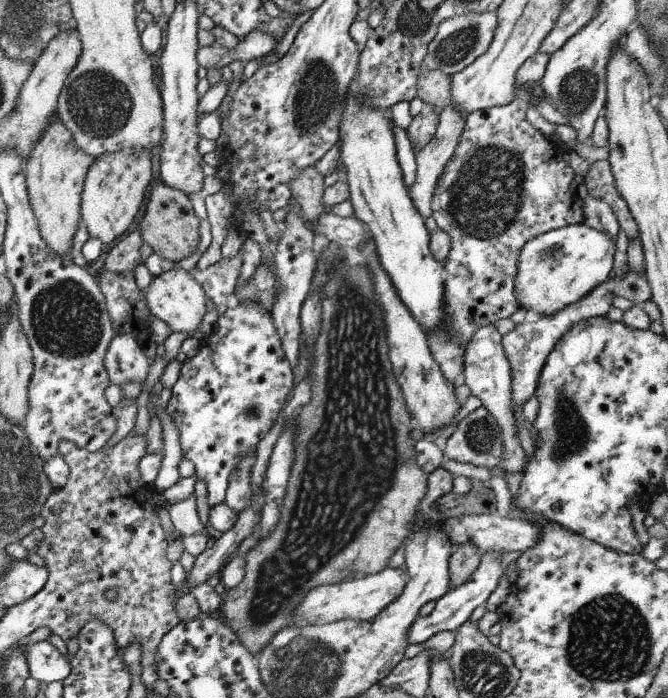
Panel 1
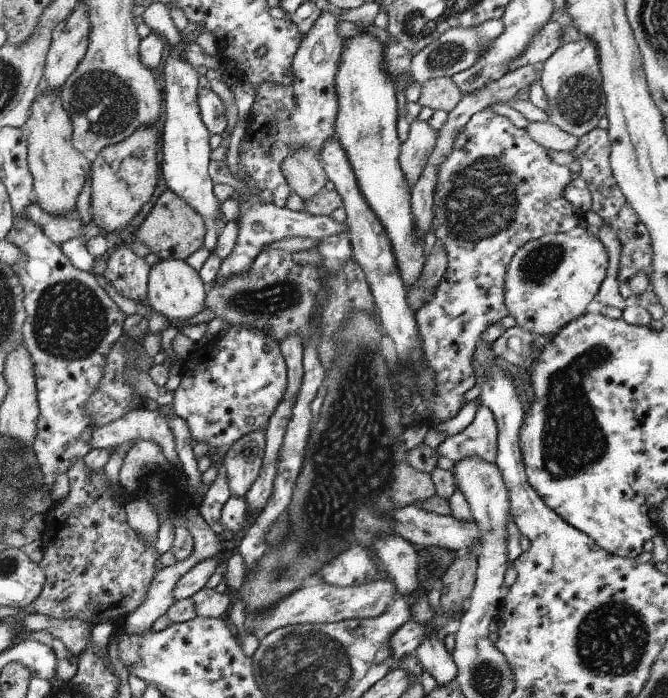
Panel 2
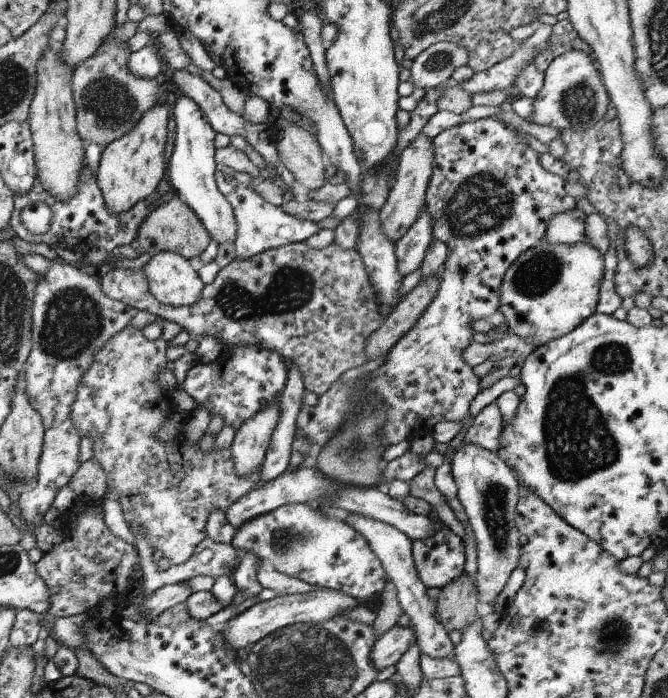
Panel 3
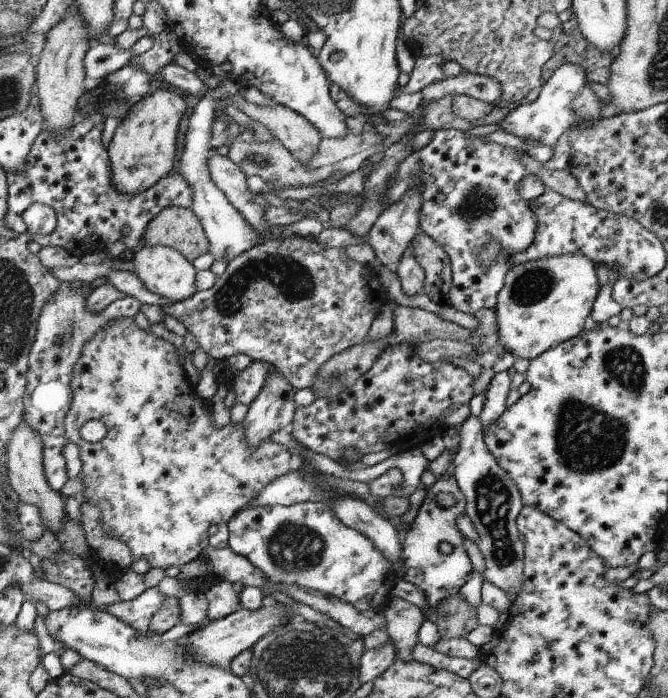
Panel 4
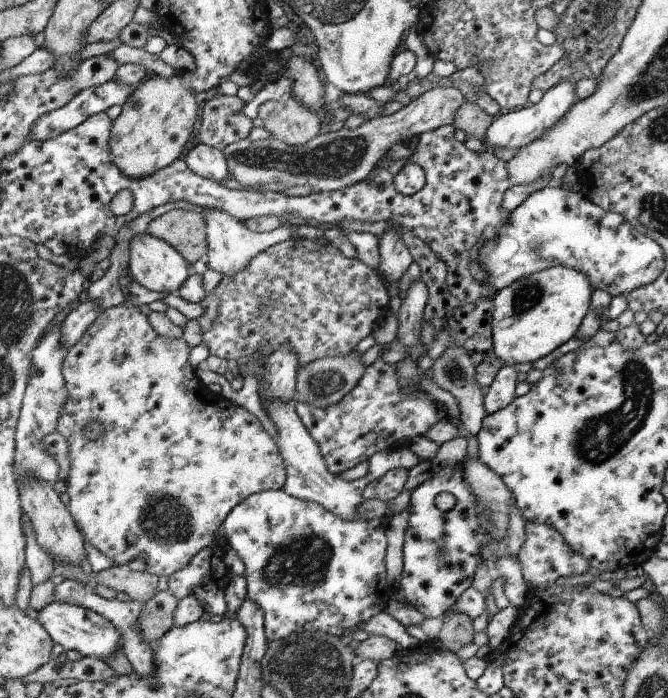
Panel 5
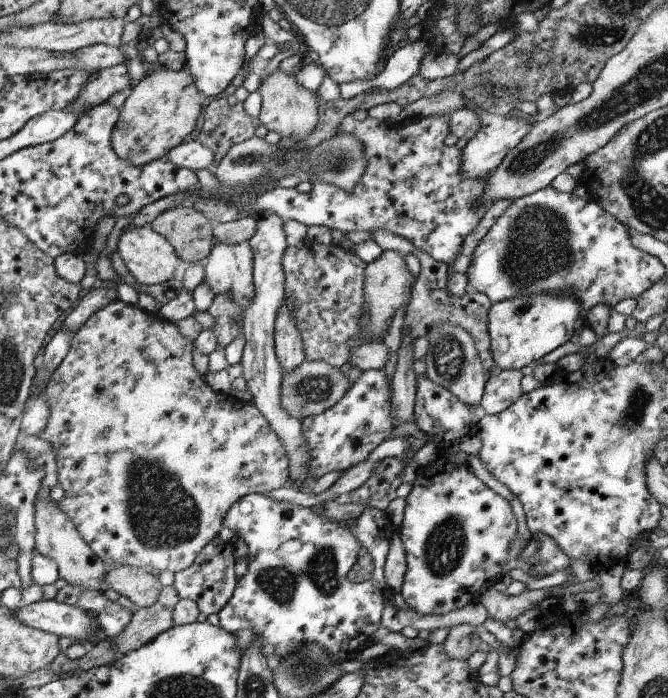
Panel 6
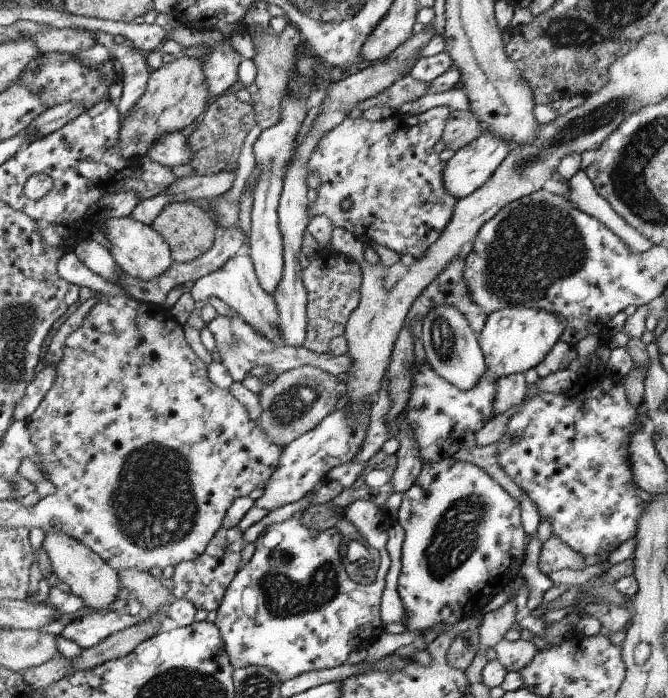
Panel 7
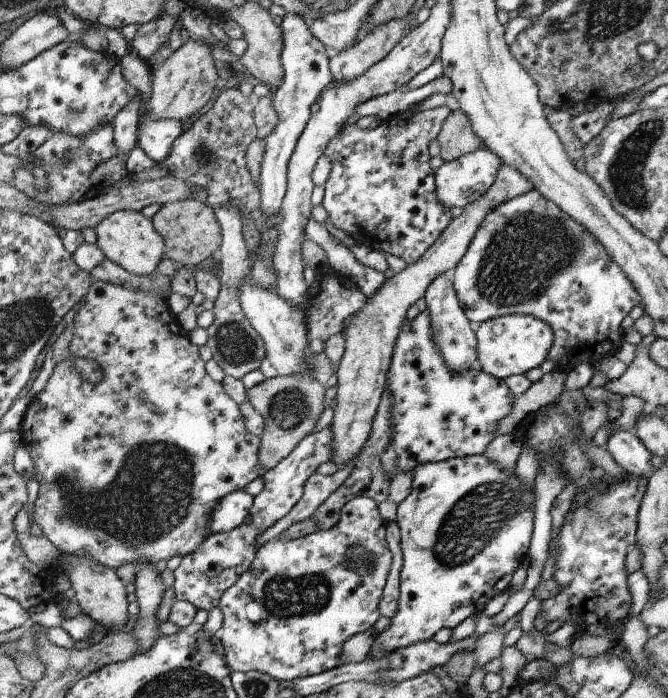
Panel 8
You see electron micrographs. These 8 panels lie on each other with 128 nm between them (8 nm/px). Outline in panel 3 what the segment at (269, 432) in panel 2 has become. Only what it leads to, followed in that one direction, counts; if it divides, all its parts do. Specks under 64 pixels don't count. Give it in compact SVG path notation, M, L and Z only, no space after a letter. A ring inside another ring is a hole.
M290 366L287 370L288 378L282 391L280 400L280 420L274 428L274 434L268 450L265 454L264 462L260 466L260 484L278 478L282 472L290 466L292 442L296 433L296 420L298 412L303 406L302 398L306 393L302 374L298 366Z

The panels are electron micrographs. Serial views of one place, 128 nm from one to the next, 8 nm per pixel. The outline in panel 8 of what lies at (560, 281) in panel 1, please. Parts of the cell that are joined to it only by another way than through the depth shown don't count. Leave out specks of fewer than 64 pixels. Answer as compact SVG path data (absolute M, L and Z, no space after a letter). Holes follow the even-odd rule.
M518 314L501 316L481 322L475 335L477 340L476 356L478 356L481 370L500 380L505 380L512 375L525 375L529 370L540 367L543 361L547 359L547 354L553 346L554 339L553 331L548 323L544 323L531 315Z

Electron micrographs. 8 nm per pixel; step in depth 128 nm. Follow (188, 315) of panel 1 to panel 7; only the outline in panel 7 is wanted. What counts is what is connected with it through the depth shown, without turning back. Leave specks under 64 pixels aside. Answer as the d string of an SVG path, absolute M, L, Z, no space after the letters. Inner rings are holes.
M131 216L112 217L102 224L102 232L112 245L109 252L116 265L132 279L148 282L159 278L160 274L166 273L173 266L171 249L166 239L161 237L151 225L146 225Z

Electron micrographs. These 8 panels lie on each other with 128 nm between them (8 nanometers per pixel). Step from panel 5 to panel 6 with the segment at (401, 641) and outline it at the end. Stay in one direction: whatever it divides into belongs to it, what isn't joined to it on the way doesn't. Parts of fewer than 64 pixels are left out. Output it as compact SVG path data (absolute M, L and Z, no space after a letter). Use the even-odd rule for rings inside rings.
M392 602L382 611L381 626L388 628L390 632L401 632L403 628L411 626L416 630L436 628L449 628L461 624L470 626L483 625L486 621L487 610L482 603L472 603L464 608L453 610L445 615L423 615L416 611L398 609Z

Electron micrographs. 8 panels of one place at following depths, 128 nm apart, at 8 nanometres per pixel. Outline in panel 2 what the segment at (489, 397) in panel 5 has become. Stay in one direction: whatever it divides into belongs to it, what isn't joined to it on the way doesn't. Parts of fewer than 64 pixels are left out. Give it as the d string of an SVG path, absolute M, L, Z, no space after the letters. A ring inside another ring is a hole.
M480 405L476 416L462 432L448 436L437 448L438 454L452 462L460 462L468 456L478 456L486 462L495 462L498 454L497 424L492 411Z

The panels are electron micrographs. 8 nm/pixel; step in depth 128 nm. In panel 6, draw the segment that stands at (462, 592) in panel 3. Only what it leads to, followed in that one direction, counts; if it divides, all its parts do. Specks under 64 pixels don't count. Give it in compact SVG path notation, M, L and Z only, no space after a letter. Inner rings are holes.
M461 624L450 627L450 632L442 644L450 658L467 661L474 652L478 652L481 643L477 628L469 624Z

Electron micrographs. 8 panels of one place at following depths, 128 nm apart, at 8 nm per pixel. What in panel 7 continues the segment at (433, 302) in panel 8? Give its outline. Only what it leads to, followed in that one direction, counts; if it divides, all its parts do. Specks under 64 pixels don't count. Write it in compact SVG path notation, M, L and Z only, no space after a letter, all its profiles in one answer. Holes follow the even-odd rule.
M443 305L425 317L422 342L426 350L426 363L455 388L471 390L483 378L487 367L479 340L470 329L466 318L452 306Z

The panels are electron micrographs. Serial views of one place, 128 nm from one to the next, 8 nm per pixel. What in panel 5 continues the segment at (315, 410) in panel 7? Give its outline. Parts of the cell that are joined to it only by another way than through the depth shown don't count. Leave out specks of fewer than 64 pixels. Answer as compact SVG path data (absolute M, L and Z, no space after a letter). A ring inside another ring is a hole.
M352 351L348 356L324 357L316 359L306 366L299 367L296 374L295 404L310 404L316 408L326 408L340 402L362 378L366 366L362 364L362 355Z

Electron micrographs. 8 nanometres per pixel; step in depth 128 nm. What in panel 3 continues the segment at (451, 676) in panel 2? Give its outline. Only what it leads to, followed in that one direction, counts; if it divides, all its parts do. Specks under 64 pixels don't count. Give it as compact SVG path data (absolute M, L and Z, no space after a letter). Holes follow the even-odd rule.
M352 512L344 521L366 539L372 552L380 559L388 580L396 586L396 598L402 607L403 614L406 614L412 622L412 629L416 635L421 654L428 654L430 658L438 658L438 660L450 656L450 652L454 650L455 646L450 641L449 633L437 619L436 601L428 598L427 588L418 578L412 556L412 540L394 526L380 520L366 518L362 514Z

